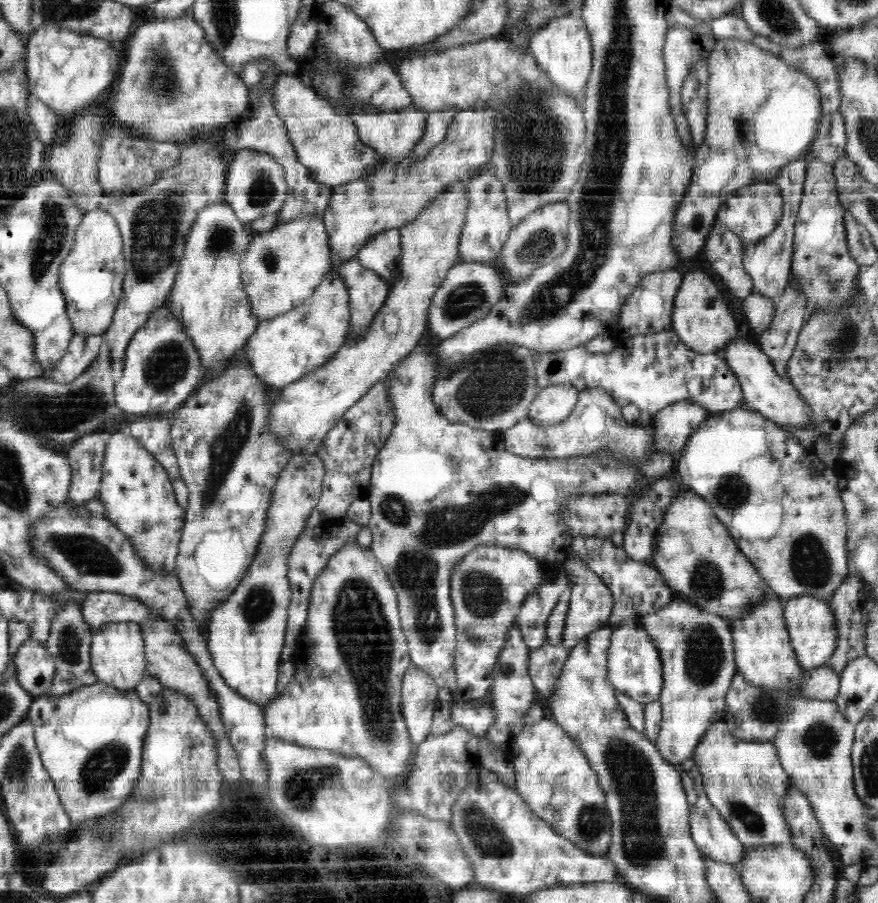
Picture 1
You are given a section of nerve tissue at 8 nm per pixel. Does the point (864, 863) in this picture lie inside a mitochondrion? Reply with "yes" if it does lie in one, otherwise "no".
no

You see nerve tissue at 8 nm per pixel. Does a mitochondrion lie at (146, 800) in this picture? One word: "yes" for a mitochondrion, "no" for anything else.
yes

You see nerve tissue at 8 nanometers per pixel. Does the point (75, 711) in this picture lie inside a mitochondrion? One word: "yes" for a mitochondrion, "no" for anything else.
no

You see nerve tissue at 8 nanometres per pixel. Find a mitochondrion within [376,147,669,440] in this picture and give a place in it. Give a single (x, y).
(497, 383)

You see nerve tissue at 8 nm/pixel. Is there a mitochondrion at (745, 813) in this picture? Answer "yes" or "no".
yes

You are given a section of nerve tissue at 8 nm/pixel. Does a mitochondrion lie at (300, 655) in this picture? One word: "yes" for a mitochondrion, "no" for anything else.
no

